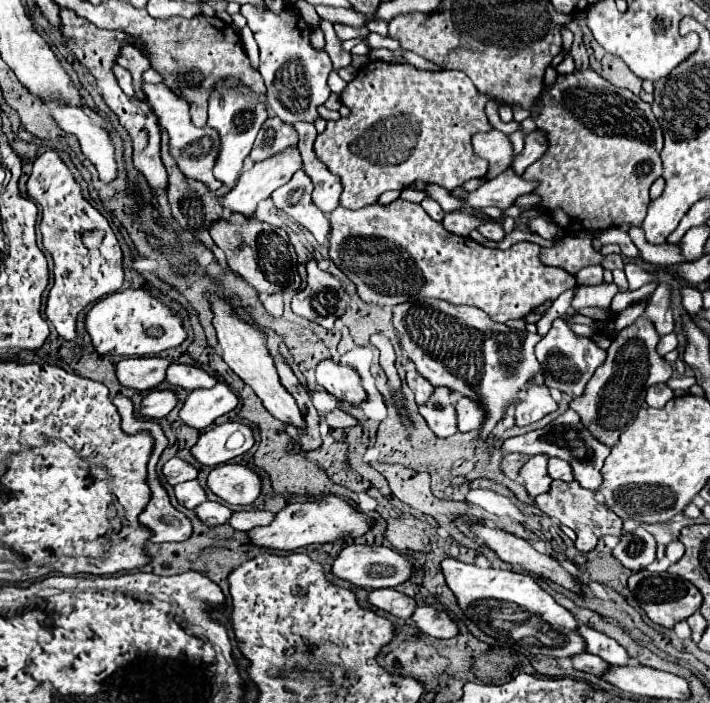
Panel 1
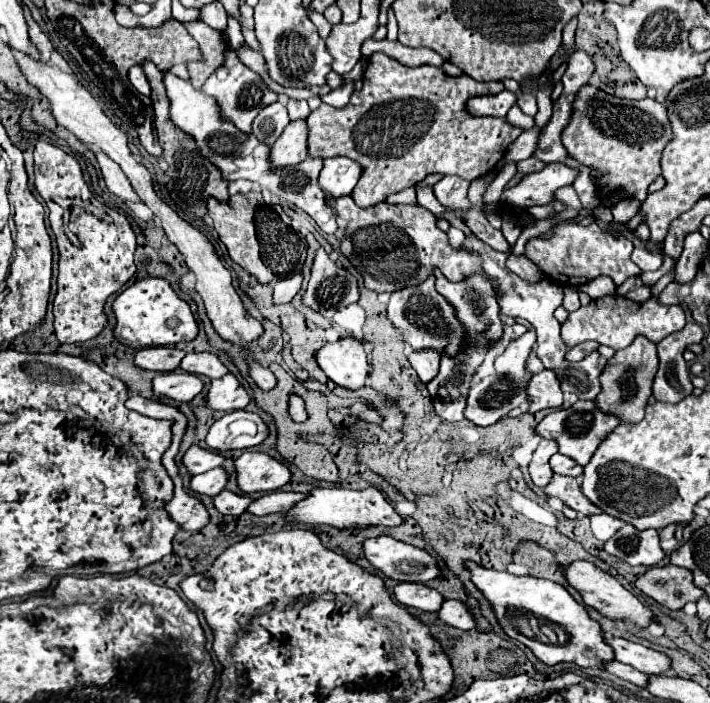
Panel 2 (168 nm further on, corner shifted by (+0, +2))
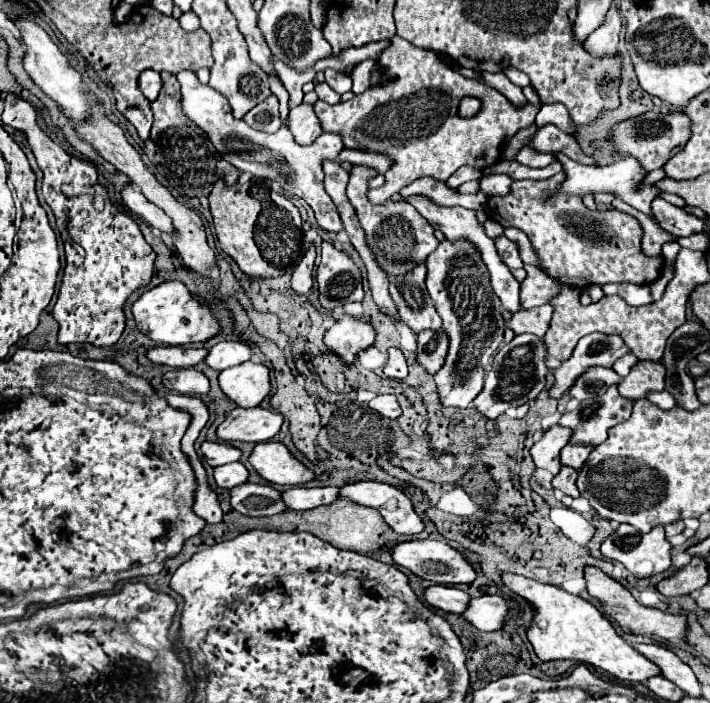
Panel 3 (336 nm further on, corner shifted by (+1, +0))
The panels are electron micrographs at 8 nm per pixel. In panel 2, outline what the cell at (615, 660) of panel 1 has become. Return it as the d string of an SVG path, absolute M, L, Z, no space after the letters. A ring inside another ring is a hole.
M605 638L605 644L609 644L615 652L615 660L629 664L645 674L671 674L669 658L665 654L659 654L647 646L623 640L623 638Z

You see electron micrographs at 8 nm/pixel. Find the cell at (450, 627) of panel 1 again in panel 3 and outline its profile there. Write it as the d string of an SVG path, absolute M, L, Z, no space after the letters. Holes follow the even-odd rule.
M494 594L494 596L480 596L472 598L472 606L464 612L464 618L472 622L482 632L502 630L506 624L506 616L510 612L510 604L506 598Z

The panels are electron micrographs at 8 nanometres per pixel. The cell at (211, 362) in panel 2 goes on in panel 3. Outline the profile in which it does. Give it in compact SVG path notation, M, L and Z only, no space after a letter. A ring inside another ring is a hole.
M230 340L230 342L218 342L216 346L210 348L208 358L204 360L210 368L222 372L230 366L242 364L246 360L250 360L254 356L254 350L248 342L240 342L240 340Z

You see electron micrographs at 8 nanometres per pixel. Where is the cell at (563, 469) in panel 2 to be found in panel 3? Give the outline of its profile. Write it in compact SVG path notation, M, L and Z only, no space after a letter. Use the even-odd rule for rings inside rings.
M566 444L562 448L562 464L564 466L572 466L576 470L582 468L582 464L586 462L586 458L590 456L594 446L588 446L588 444Z

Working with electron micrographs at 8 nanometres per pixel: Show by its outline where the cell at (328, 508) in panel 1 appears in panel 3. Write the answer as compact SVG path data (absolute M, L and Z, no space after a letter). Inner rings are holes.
M354 482L340 490L340 498L376 508L396 534L416 536L426 528L424 520L416 514L412 500L402 488L384 482Z

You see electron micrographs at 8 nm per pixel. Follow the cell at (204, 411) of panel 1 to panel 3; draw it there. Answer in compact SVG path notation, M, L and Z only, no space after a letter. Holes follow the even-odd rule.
M242 362L220 372L222 392L242 408L258 406L270 394L270 370L262 362Z

